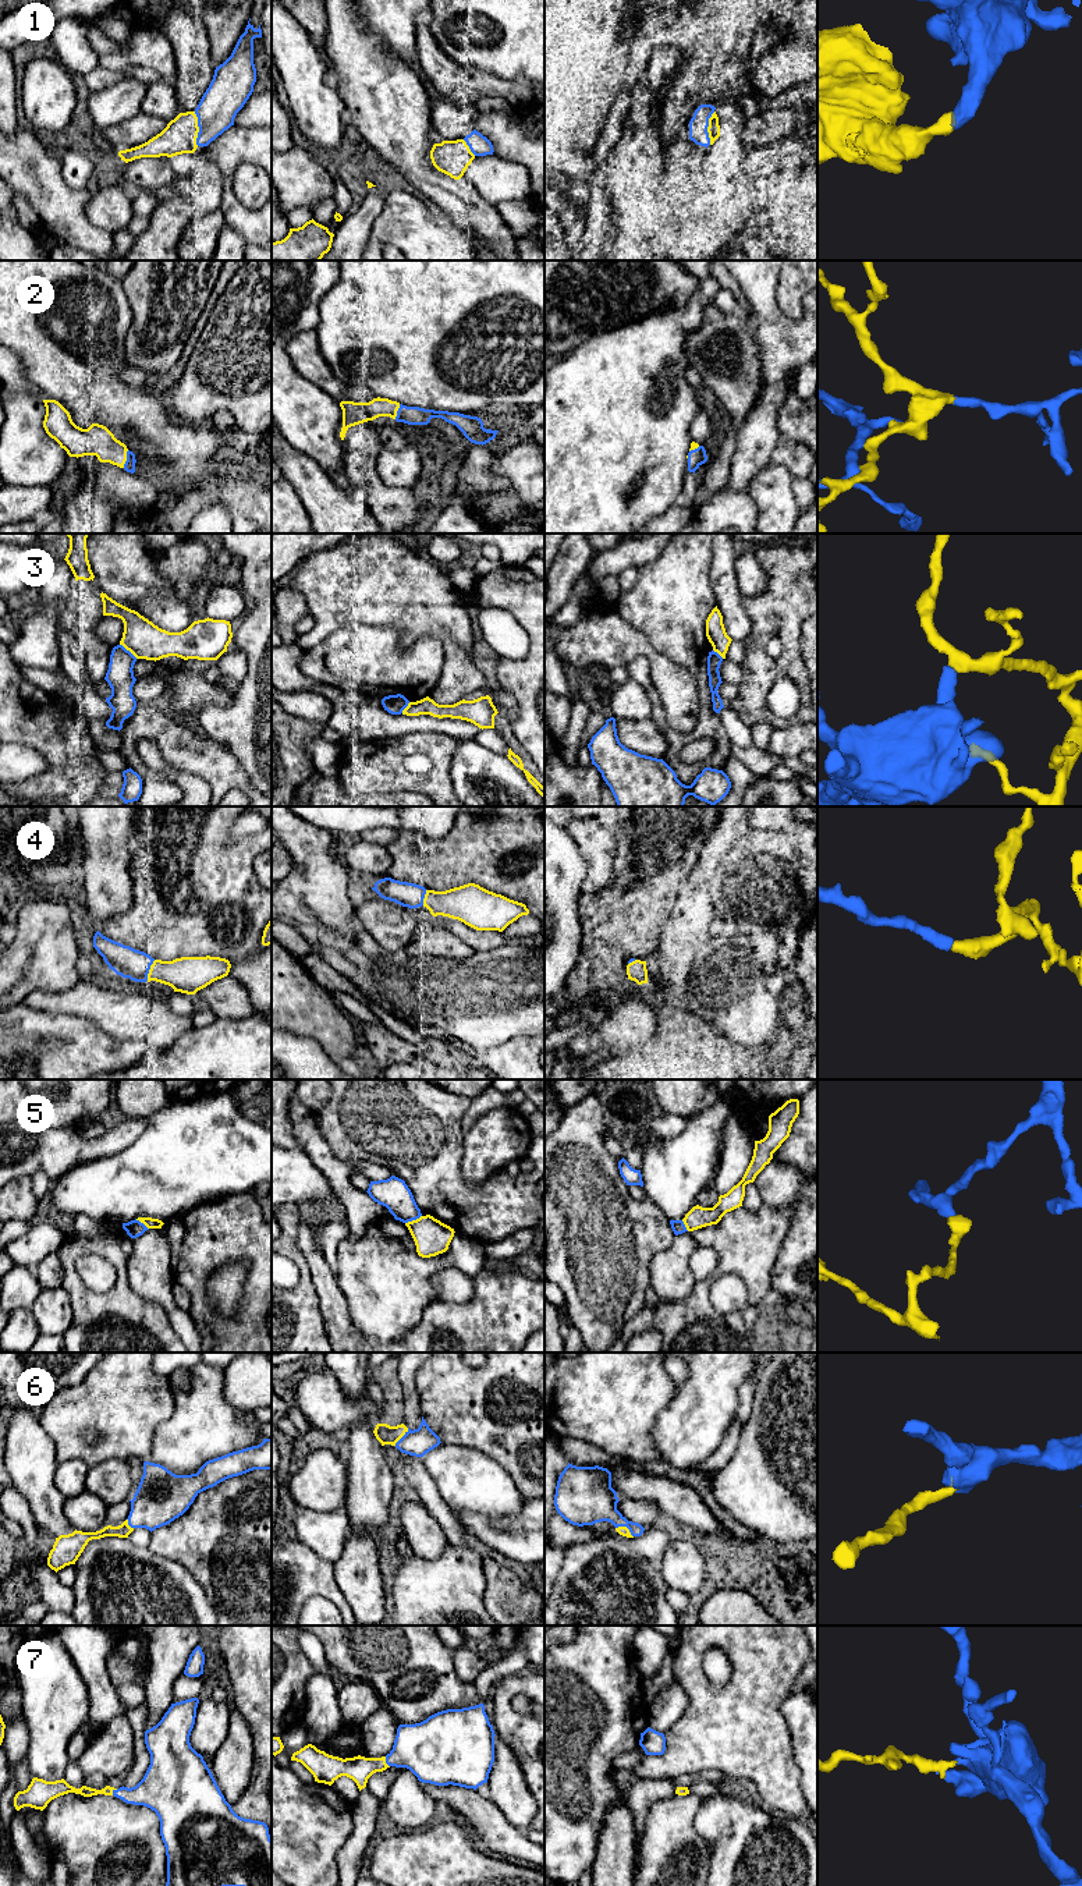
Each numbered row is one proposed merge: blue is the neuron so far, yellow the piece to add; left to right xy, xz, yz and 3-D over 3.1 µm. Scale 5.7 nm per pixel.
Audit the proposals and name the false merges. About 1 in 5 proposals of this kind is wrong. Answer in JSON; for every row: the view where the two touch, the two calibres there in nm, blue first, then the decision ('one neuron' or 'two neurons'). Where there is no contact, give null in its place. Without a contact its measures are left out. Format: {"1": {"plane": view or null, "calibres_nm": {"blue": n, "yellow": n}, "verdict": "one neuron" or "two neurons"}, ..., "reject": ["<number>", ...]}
{"1": {"plane": "xy", "calibres_nm": {"blue": 220, "yellow": 190}, "verdict": "one neuron"}, "2": {"plane": "xy", "calibres_nm": {"blue": 60, "yellow": 180}, "verdict": "one neuron"}, "3": {"plane": "xy", "calibres_nm": {"blue": 160, "yellow": 220}, "verdict": "two neurons"}, "4": {"plane": "xy", "calibres_nm": {"blue": 170, "yellow": 200}, "verdict": "one neuron"}, "5": {"plane": "xz", "calibres_nm": {"blue": 180, "yellow": 200}, "verdict": "two neurons"}, "6": {"plane": "yz", "calibres_nm": {"blue": 260, "yellow": 60}, "verdict": "one neuron"}, "7": {"plane": "xz", "calibres_nm": {"blue": 320, "yellow": 150}, "verdict": "one neuron"}, "reject": ["3", "5"]}

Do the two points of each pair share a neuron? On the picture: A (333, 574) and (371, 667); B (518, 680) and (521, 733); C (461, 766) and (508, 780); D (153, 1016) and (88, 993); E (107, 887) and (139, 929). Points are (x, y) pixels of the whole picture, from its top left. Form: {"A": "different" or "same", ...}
{"A": "different", "B": "same", "C": "same", "D": "same", "E": "different"}

